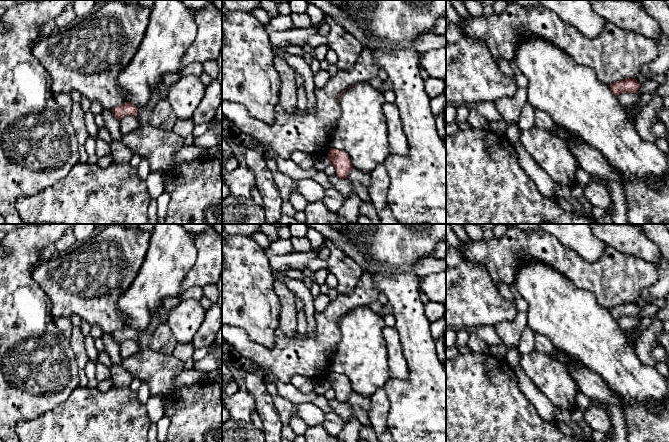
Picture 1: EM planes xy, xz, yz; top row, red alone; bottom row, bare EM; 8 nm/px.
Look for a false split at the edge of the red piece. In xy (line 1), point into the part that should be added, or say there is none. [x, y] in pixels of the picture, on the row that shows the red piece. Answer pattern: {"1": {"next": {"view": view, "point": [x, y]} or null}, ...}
{"1": {"next": null}}

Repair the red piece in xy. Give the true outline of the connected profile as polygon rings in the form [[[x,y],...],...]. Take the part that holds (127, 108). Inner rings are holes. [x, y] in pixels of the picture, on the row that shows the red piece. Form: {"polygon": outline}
{"polygon": [[[126,102],[122,105],[119,105],[113,108],[112,113],[115,116],[115,118],[120,121],[122,117],[127,116],[127,115],[133,115],[137,117],[138,108],[132,103]]]}

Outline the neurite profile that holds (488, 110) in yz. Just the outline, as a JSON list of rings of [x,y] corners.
[[[482,102],[475,106],[476,110],[489,122],[501,119],[496,109],[495,102]]]

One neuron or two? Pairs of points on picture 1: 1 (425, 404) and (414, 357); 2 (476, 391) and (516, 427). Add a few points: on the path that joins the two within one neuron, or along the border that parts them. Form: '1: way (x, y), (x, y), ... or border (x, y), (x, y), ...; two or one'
1: way (427, 392), (427, 374), (425, 369); one
2: way (486, 401), (506, 421); one

